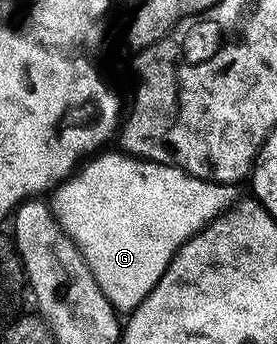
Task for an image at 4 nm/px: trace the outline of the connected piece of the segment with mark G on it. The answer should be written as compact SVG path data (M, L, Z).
M112 150L91 156L56 188L54 210L64 232L71 237L74 245L78 245L82 257L86 257L102 293L106 293L117 312L130 313L142 305L150 289L158 285L180 246L208 224L215 223L219 215L237 202L238 196L237 188L231 183L211 183L186 173L181 167L138 159L135 155Z

